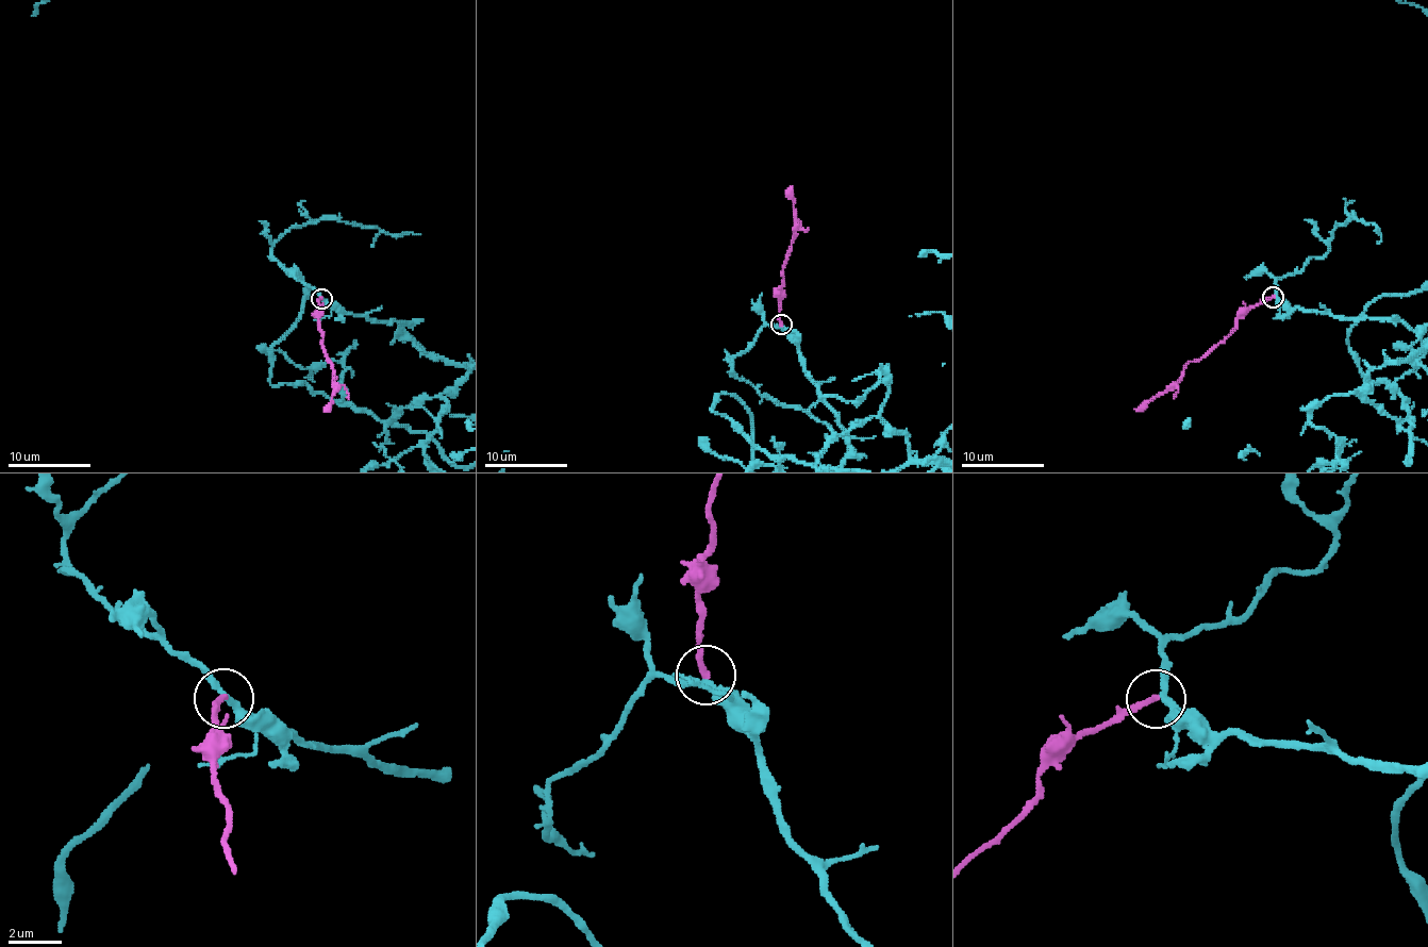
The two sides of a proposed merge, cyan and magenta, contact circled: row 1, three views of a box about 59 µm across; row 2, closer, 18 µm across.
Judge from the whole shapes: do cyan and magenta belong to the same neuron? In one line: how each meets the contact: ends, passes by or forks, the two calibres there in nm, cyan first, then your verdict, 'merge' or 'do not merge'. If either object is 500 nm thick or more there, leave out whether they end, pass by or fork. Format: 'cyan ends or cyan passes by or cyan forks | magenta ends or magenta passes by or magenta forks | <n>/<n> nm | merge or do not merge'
cyan passes by | magenta ends | 240/240 nm | merge

